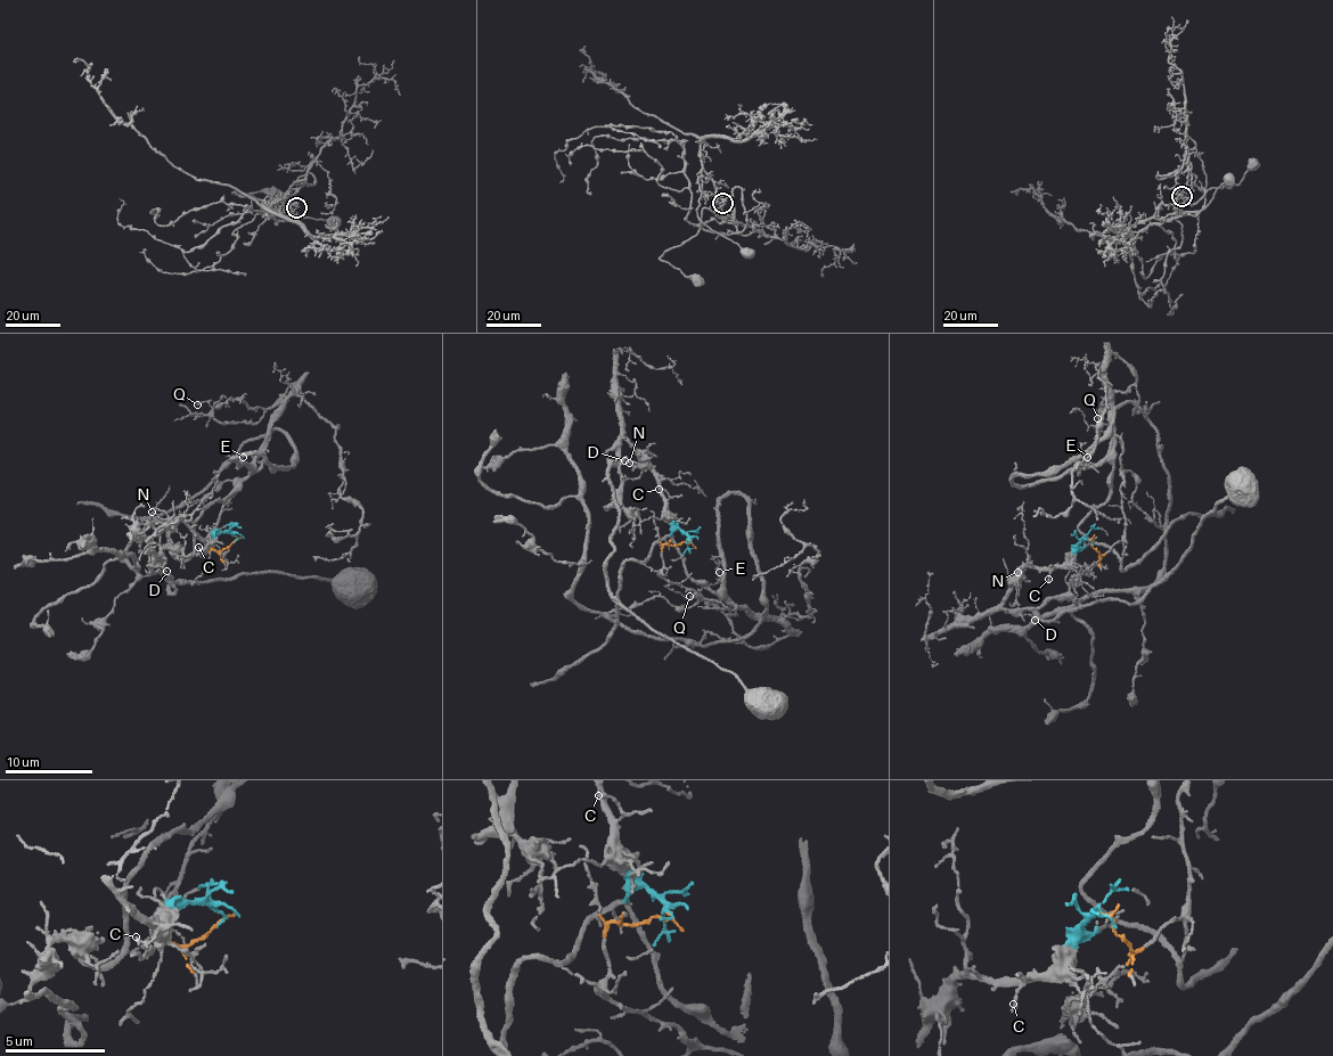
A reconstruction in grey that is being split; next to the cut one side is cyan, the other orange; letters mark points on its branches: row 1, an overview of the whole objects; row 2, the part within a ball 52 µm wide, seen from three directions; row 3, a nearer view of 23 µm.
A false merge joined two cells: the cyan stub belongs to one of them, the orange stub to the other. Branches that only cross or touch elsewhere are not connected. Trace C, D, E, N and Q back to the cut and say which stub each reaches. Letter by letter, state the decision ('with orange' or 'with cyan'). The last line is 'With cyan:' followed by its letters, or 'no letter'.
C: with cyan
D: with cyan
E: with orange
N: with cyan
Q: with orange
With cyan: C, D, N

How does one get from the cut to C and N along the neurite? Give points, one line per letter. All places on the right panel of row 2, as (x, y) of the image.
C: (1092, 543), (1082, 540), (1077, 543), (1048, 579)
N: (1092, 543), (1082, 540), (1077, 543), (1061, 566), (1023, 569), (1022, 574), (1019, 572)

